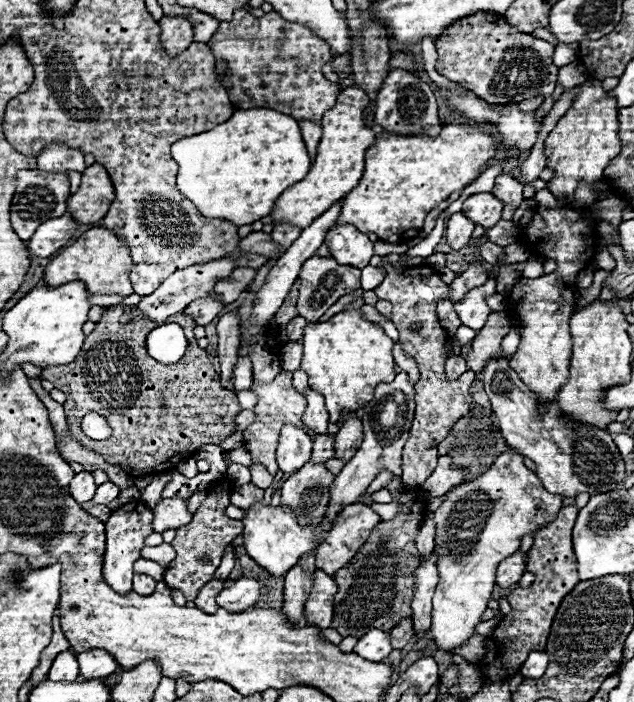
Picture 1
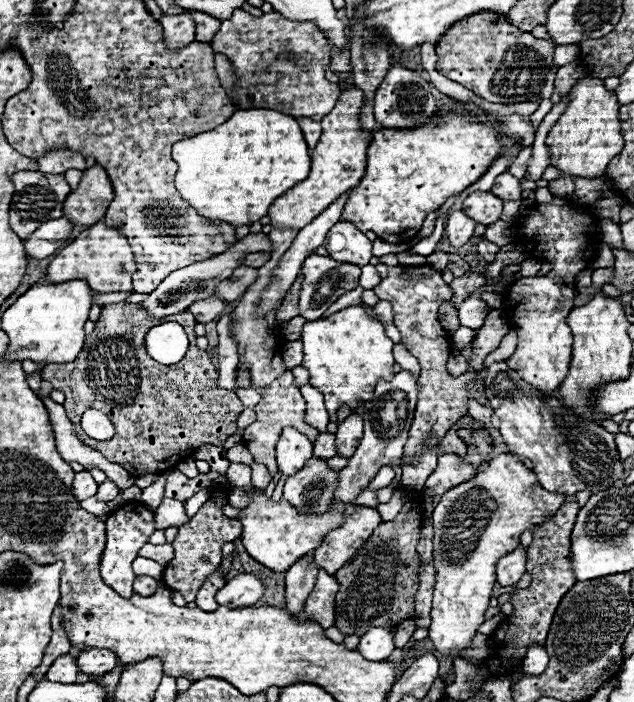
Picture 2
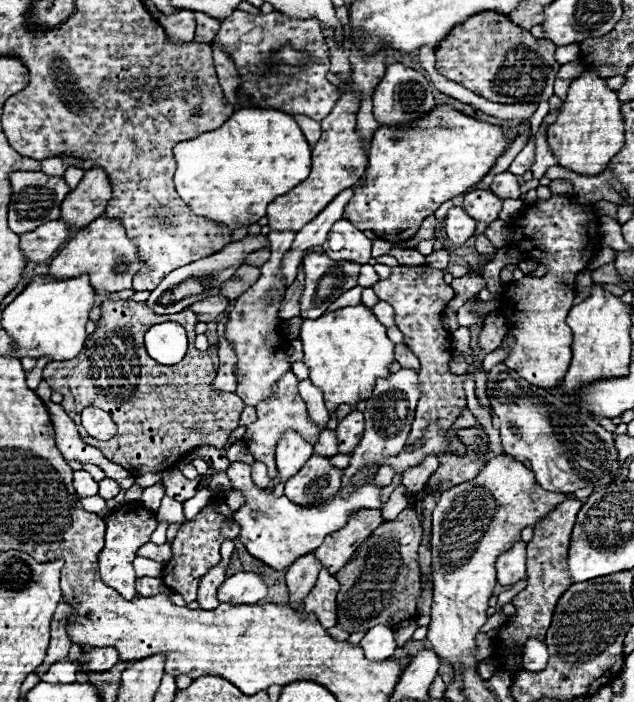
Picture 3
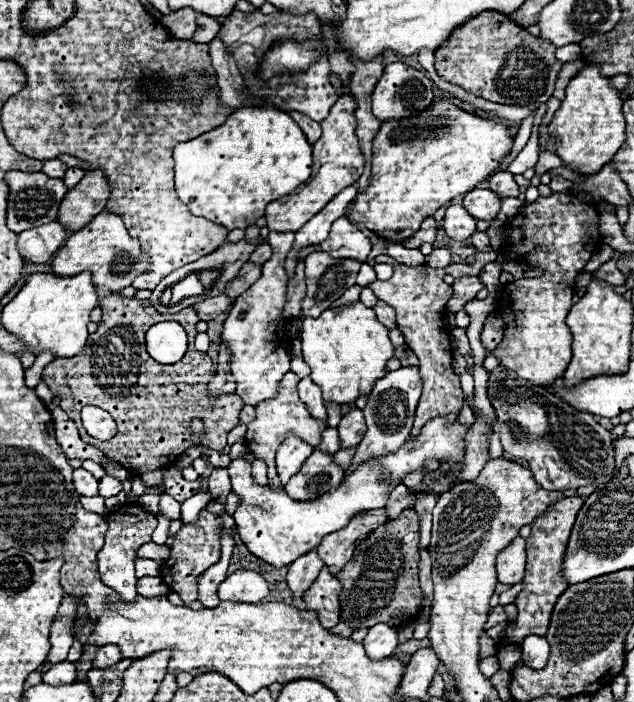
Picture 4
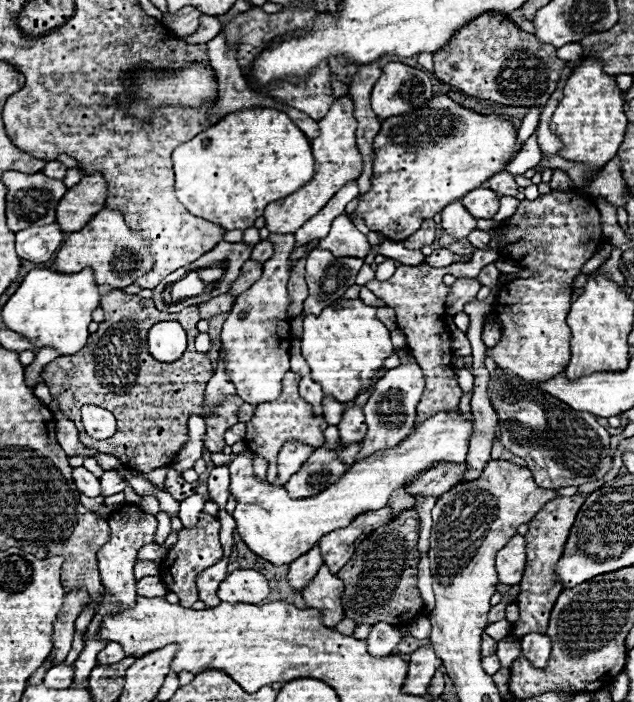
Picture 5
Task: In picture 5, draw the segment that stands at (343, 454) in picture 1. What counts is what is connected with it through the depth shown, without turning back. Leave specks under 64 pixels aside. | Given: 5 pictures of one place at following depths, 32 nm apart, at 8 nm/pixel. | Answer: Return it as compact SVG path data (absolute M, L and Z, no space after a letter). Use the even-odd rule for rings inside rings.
M358 406L348 408L344 412L340 424L338 424L338 430L340 430L340 442L344 446L358 444L364 438L364 432L366 432L366 422L364 422L362 408L358 408Z

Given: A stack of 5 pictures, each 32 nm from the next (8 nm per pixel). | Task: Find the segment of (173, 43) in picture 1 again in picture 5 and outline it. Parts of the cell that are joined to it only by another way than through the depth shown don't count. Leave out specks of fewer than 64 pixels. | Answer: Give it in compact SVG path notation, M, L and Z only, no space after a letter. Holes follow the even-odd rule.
M186 6L186 8L182 8L180 12L166 14L166 16L162 18L162 22L170 28L170 32L172 32L176 38L178 38L178 36L186 38L186 36L190 36L192 32L196 32L196 28L198 28L198 18L200 18L200 12L198 12L196 8L192 8L192 6Z

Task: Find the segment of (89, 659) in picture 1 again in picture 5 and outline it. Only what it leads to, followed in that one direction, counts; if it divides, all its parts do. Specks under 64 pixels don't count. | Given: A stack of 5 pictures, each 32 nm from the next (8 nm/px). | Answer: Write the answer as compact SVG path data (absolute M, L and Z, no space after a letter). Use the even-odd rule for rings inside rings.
M106 644L102 648L102 652L98 652L96 660L98 660L98 666L108 666L108 664L116 664L124 658L124 650L120 650L118 644Z

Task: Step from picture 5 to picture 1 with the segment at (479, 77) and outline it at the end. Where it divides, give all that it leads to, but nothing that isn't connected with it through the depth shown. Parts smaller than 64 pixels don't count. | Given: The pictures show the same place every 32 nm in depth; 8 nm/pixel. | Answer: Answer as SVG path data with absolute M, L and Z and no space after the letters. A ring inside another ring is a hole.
M476 12L450 24L436 40L438 62L436 70L450 82L472 90L482 100L506 104L508 100L528 100L538 94L550 96L558 80L558 68L552 62L554 46L546 40L522 34L504 24L498 14Z

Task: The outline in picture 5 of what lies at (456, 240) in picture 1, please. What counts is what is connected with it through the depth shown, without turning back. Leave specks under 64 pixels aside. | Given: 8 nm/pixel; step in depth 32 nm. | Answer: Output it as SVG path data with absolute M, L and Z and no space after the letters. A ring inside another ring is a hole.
M452 202L442 210L442 228L456 240L464 240L476 228L476 218L460 202Z

